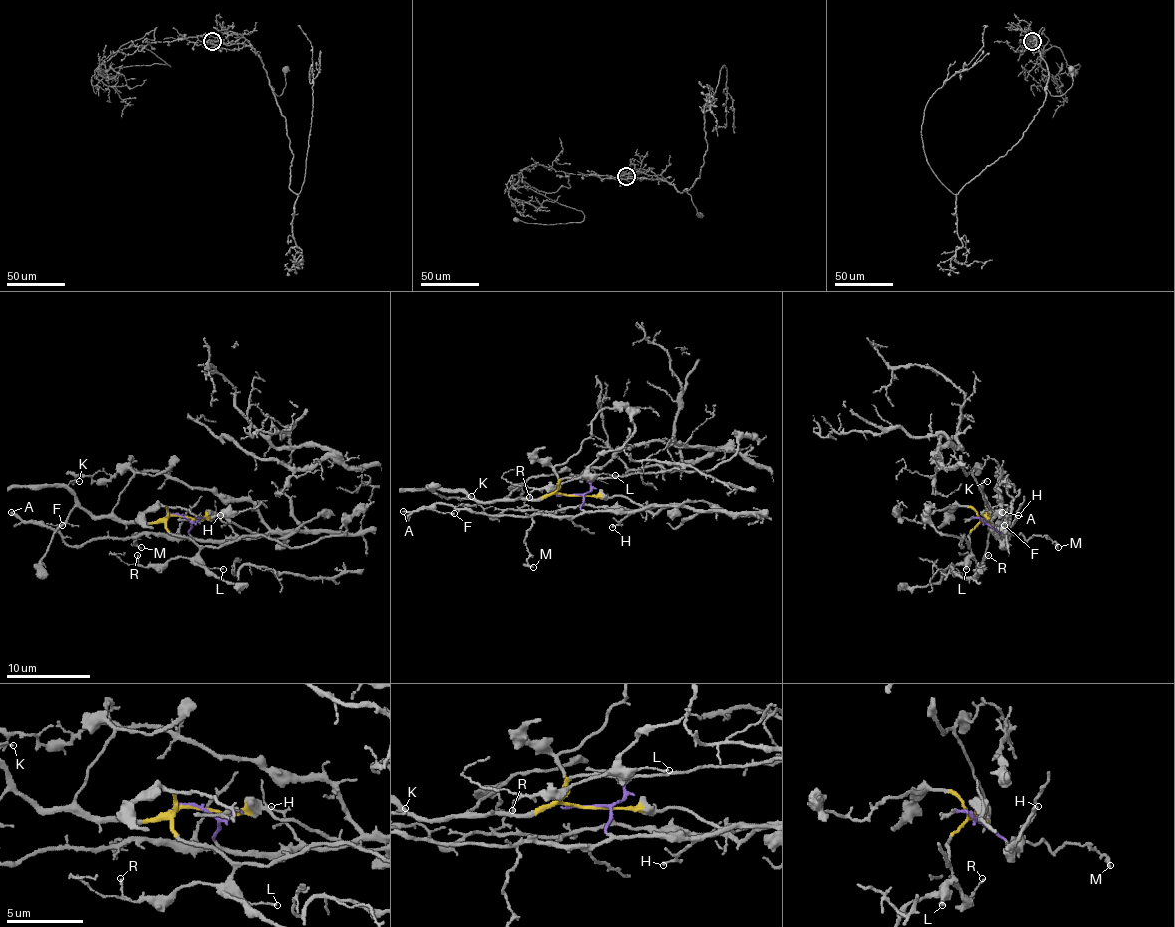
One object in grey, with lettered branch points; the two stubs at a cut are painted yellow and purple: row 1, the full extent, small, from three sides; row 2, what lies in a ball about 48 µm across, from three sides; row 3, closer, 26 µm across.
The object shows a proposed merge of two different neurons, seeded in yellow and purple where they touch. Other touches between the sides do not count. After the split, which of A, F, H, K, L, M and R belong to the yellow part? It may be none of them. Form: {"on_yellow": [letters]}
{"on_yellow": ["K", "L", "R"]}

